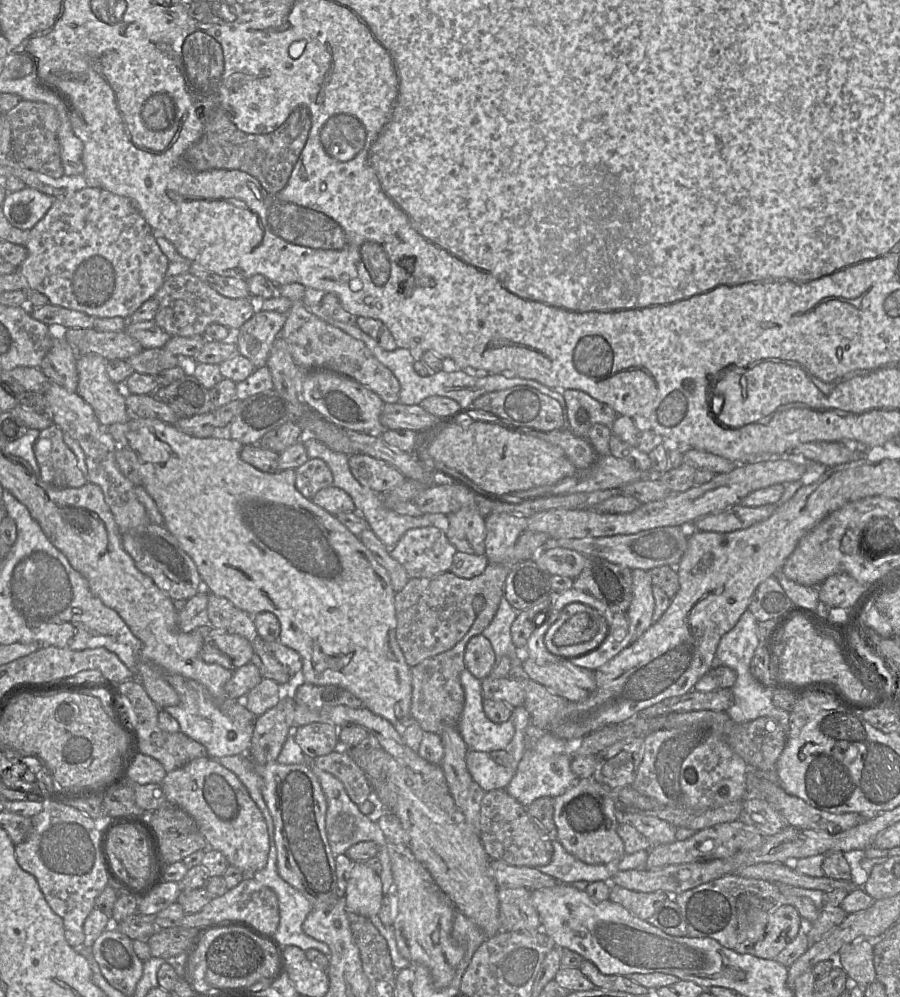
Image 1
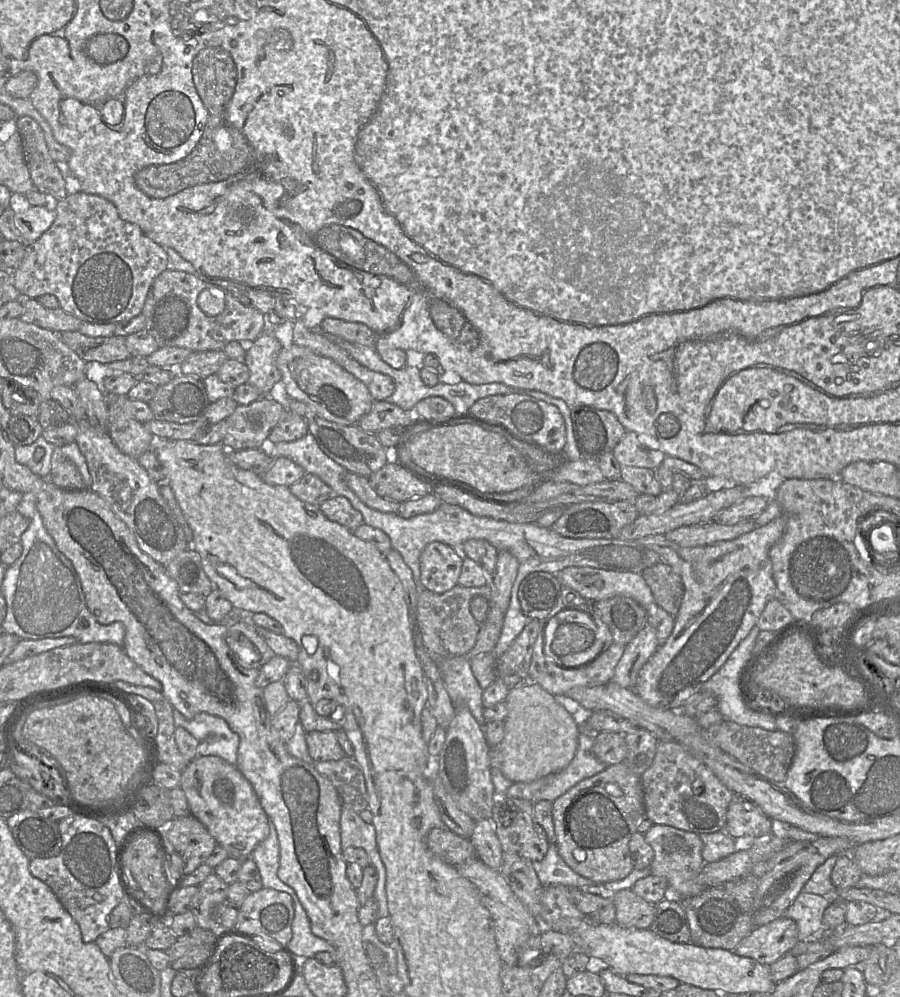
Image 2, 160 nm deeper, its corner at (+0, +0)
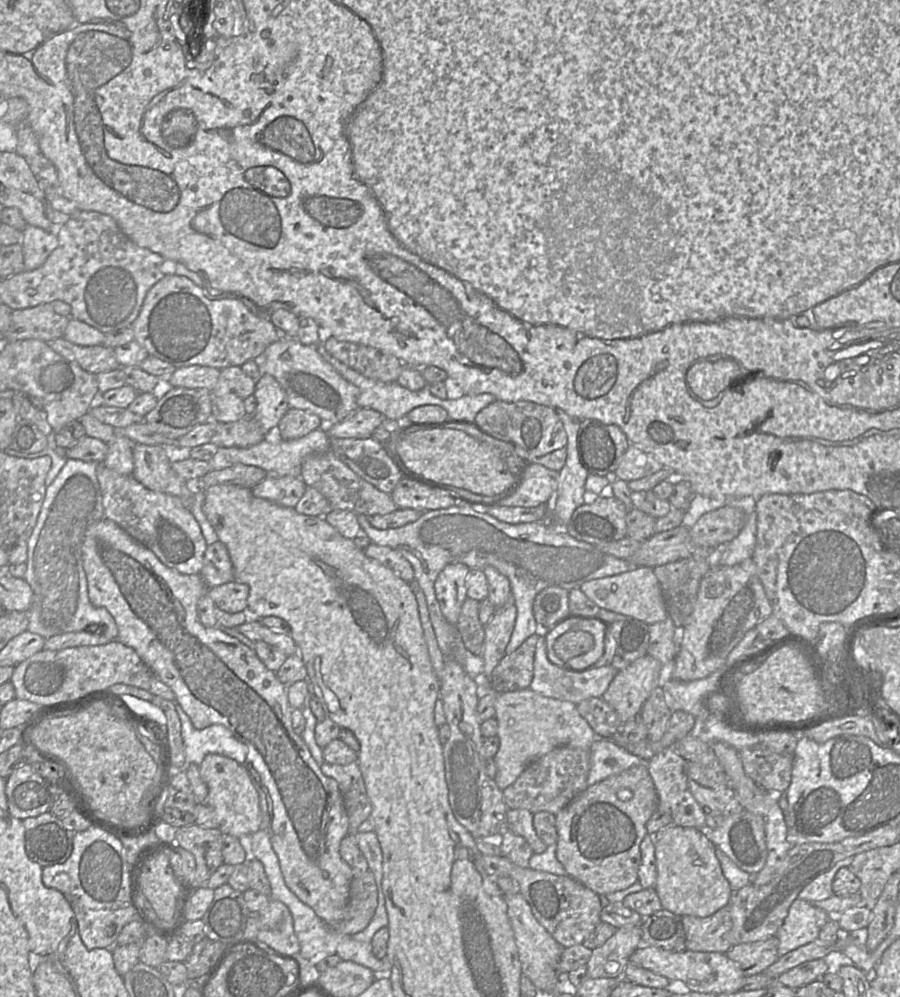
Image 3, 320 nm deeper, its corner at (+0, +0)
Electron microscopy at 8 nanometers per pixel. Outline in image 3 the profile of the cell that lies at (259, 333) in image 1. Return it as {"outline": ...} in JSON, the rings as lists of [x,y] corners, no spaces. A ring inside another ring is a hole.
{"outline":[[[263,373],[255,384],[254,396],[257,407],[253,415],[260,422],[265,435],[274,432],[290,408],[286,392],[273,376]]]}

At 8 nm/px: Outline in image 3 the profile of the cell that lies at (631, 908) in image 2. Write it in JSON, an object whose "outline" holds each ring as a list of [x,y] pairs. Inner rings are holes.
{"outline":[[[641,924],[617,929],[602,946],[592,950],[587,963],[587,977],[597,979],[623,976],[630,956],[642,944]]]}

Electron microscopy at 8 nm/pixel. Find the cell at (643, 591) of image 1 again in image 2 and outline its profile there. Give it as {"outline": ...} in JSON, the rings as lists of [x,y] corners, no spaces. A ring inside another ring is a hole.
{"outline":[[[649,612],[647,624],[638,632],[638,634],[625,645],[624,652],[620,658],[611,681],[626,689],[634,689],[639,671],[644,664],[652,657],[658,648],[658,639],[655,628],[649,623]]]}

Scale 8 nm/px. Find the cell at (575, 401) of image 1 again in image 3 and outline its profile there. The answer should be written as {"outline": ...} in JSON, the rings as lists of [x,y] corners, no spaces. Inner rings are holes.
{"outline":[[[595,419],[580,420],[577,449],[581,463],[589,474],[612,478],[629,447],[620,427]]]}

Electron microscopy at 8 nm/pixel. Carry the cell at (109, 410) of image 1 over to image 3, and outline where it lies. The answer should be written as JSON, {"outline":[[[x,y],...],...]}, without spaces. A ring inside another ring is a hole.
{"outline":[[[135,444],[133,447],[133,460],[134,460],[134,478],[155,492],[165,493],[180,498],[183,505],[190,510],[190,499],[198,491],[203,491],[197,488],[196,481],[188,482],[179,476],[171,467],[171,462],[165,454],[162,445],[146,445]]]}

